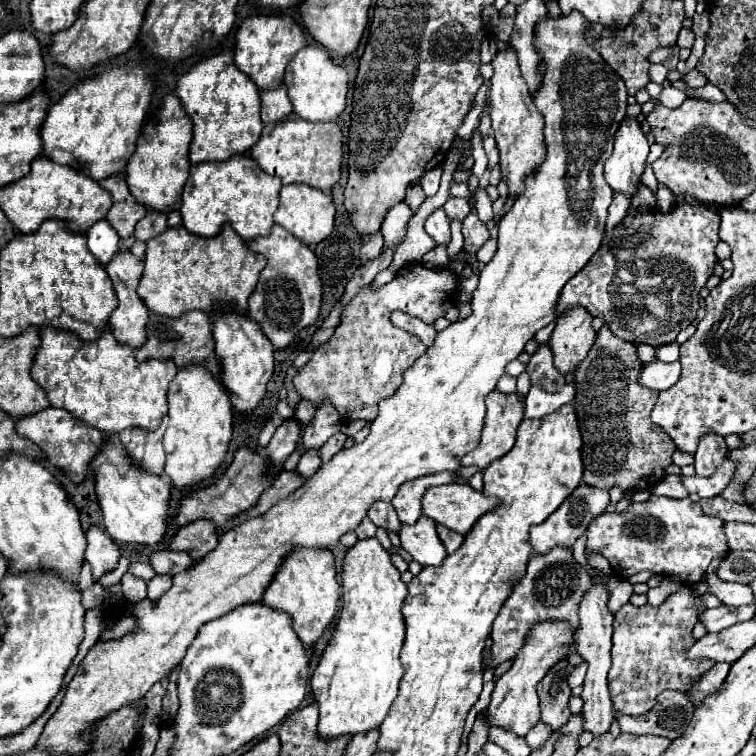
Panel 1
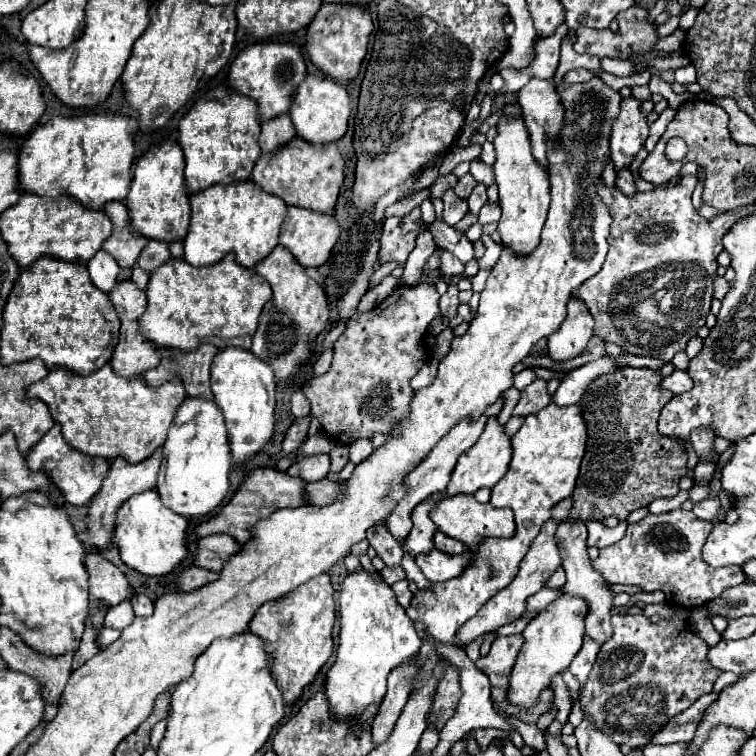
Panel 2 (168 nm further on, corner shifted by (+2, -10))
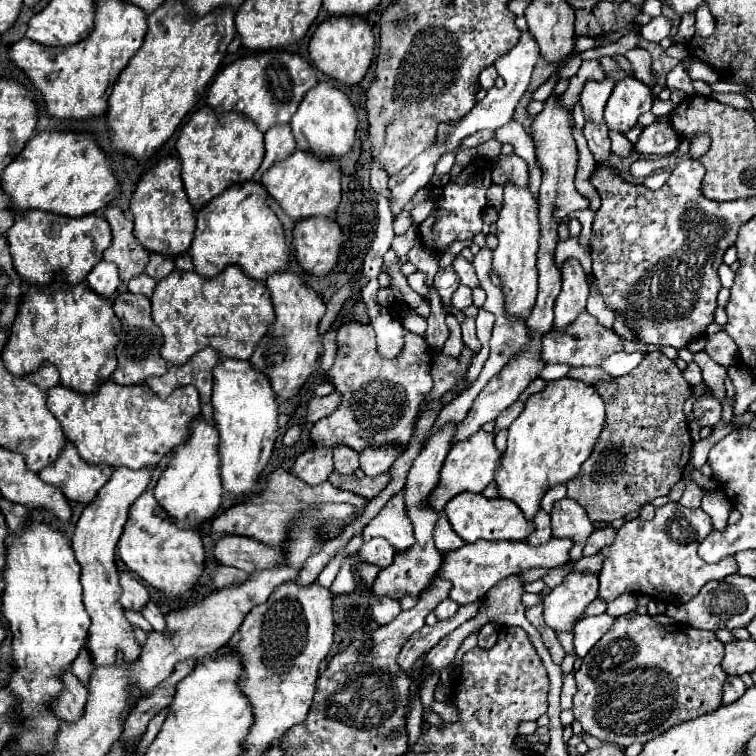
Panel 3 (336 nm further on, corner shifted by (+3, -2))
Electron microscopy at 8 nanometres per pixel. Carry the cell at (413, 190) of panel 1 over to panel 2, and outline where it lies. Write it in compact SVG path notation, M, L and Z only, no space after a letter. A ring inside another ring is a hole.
M413 209L405 217L389 217L383 223L381 233L381 249L379 249L379 263L399 263L403 265L407 261L407 255L415 247L415 239L419 235L419 229L423 225L421 209Z

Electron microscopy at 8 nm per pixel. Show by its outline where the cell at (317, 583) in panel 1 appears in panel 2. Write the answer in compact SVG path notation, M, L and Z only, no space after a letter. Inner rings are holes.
M327 573L303 583L295 591L273 601L271 607L267 607L265 603L251 619L249 631L257 633L261 639L267 641L271 655L271 671L287 703L295 703L301 697L303 689L315 679L321 667L329 661L333 653L333 625L335 625L335 599L331 577Z

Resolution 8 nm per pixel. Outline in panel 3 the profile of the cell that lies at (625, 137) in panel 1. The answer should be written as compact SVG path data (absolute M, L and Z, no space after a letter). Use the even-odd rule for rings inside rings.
M628 75L616 83L604 111L604 119L610 129L626 133L636 125L638 115L650 111L652 107L652 91L648 85Z

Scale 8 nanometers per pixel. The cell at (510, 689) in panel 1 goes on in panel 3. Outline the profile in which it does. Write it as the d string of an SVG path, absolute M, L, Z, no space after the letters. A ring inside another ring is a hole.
M572 571L556 589L544 597L544 621L556 633L572 631L578 617L598 595L598 575Z

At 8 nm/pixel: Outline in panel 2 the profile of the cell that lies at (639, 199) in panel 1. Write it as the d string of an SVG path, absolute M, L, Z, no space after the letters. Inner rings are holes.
M623 169L619 175L617 175L617 187L623 191L623 195L627 197L633 197L637 193L637 185L635 185L635 179L631 175L629 169Z

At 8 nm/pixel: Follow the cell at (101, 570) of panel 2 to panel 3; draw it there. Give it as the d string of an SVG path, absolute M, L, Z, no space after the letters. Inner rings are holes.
M120 573L120 585L122 585L122 597L120 597L122 607L142 611L150 599L146 587L140 581L136 581L130 573Z

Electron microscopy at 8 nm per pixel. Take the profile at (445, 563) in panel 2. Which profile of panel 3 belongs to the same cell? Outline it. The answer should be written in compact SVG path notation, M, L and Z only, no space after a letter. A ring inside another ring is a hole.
M552 537L548 543L538 545L538 547L528 545L526 541L468 543L464 547L460 547L458 551L450 551L444 555L444 561L442 561L438 575L442 579L452 581L452 597L450 599L460 603L460 605L468 605L468 603L474 603L476 599L484 597L500 579L506 579L510 575L518 575L518 573L532 569L532 567L552 569L552 567L560 567L564 563L568 563L570 549L572 549L572 541L558 539L558 537Z

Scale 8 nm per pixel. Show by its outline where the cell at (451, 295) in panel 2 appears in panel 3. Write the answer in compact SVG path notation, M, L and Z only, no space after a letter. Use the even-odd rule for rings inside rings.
M446 315L446 325L448 325L448 329L450 329L450 337L448 337L448 341L444 343L444 347L440 349L440 353L458 359L460 353L462 353L462 347L464 347L462 333L460 333L460 323L458 323L458 319L456 319L454 315Z

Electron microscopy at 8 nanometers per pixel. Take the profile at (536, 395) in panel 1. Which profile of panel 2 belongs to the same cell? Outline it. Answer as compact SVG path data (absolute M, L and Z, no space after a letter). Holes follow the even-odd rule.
M597 359L579 369L573 369L573 373L567 374L567 377L560 382L558 389L553 393L553 403L557 407L575 405L581 399L585 387L597 375L601 375L603 371L615 371L615 369L617 369L617 365L611 359Z

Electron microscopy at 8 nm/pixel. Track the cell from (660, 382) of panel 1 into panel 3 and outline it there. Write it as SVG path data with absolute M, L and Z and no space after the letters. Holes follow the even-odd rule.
M696 363L688 365L688 369L684 371L684 377L688 379L690 385L700 385L702 383L702 371L700 371L700 367Z

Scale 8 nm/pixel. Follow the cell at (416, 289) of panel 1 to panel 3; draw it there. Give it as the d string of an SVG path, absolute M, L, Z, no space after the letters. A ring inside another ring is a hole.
M348 323L348 327L340 327L336 339L340 339L340 349L332 369L324 375L324 381L336 385L342 403L332 415L314 423L312 443L330 449L346 445L354 451L390 445L406 447L414 431L418 407L432 389L432 351L428 343L420 335L406 333L402 355L394 361L386 361L376 351L376 335L370 323Z

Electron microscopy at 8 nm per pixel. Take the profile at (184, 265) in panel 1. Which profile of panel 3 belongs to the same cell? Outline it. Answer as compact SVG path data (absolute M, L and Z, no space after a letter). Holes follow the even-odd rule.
M236 265L226 267L226 271L214 279L202 279L194 271L190 271L190 273L172 271L168 277L164 277L156 285L150 301L152 301L152 319L162 329L162 335L164 335L164 345L160 349L160 355L170 365L184 365L186 361L192 359L192 355L196 355L204 347L212 347L214 351L218 351L224 357L248 361L252 357L258 341L268 333L268 329L274 323L270 291L266 289L264 283L246 277L242 273L242 269L238 269Z

